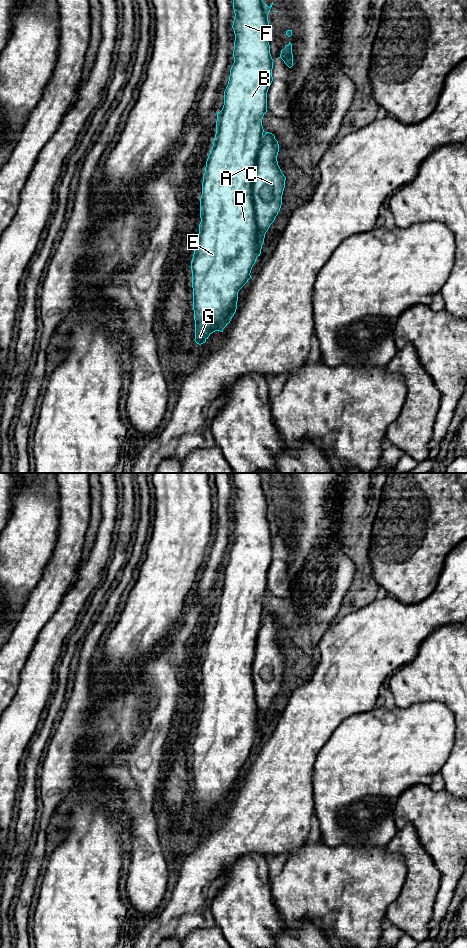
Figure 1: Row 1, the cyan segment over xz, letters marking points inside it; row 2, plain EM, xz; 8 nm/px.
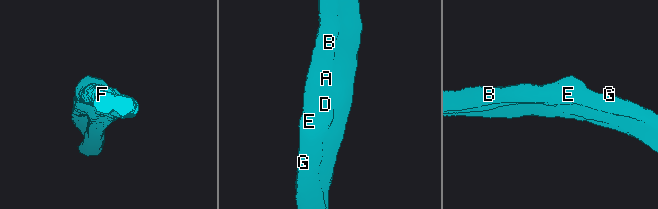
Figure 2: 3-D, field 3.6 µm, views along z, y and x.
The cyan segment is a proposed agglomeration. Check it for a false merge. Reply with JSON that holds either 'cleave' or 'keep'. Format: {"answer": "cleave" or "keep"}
{"answer": "cleave"}

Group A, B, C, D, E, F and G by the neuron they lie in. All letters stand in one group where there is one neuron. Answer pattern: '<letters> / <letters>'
A B D E F G / C

